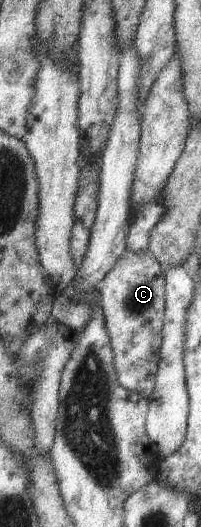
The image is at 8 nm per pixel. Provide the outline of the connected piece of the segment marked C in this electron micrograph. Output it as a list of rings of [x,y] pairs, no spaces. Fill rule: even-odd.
[[[149,251],[138,254],[128,252],[122,256],[114,269],[98,285],[101,292],[99,303],[105,315],[105,324],[109,331],[115,355],[115,366],[121,383],[130,391],[138,392],[147,400],[153,395],[157,387],[158,364],[161,358],[161,345],[163,344],[163,327],[165,322],[165,277],[161,263]]]

